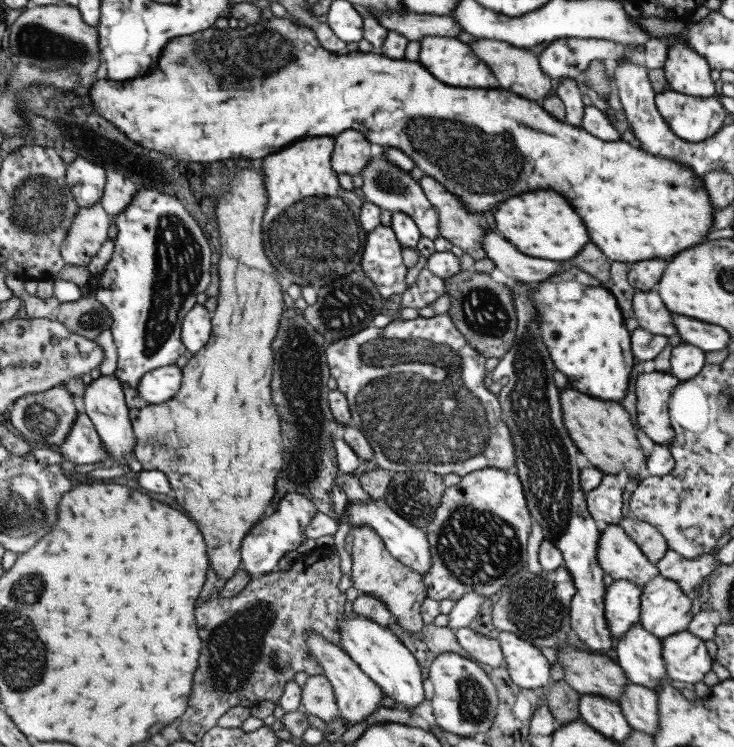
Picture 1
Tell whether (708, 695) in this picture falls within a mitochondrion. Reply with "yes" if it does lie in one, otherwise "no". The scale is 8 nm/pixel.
no

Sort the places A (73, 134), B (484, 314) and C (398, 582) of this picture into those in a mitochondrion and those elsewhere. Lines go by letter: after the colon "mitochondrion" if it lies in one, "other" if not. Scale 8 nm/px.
A: mitochondrion
B: mitochondrion
C: other

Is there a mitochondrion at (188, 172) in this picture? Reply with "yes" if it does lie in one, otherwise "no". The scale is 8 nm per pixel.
no

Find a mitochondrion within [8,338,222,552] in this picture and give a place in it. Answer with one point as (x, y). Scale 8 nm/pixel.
(41, 420)

